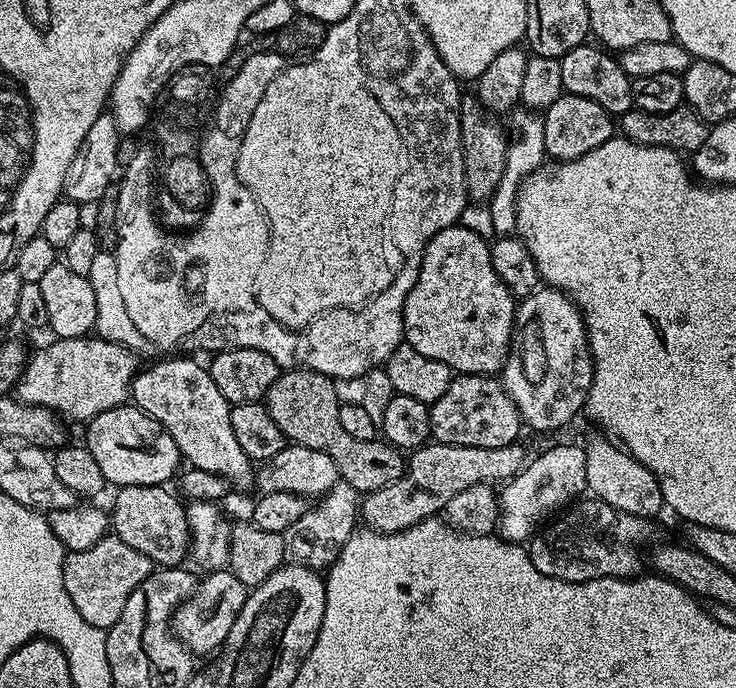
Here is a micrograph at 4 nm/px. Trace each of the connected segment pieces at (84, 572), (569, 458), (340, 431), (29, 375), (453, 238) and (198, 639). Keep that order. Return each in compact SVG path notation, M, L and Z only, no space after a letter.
M103 536L90 550L68 552L64 558L64 581L66 594L70 594L70 602L78 606L78 614L90 626L98 626L107 630L118 622L118 614L122 614L126 606L126 598L138 590L138 586L154 571L152 560L134 550L134 546L126 546L115 536Z
M579 443L577 445L556 444L553 448L546 449L541 456L536 456L533 460L531 457L520 473L501 487L504 489L499 489L498 535L500 539L519 545L531 541L534 533L549 517L559 513L565 506L571 505L581 495L579 492L583 493L587 486L586 454Z
M312 368L281 371L274 386L270 386L266 407L270 418L274 418L278 428L284 432L285 441L330 454L330 458L334 458L334 466L338 466L340 479L350 483L360 494L382 490L382 486L394 482L404 472L406 456L401 449L380 438L350 438L342 422L338 422L336 385L332 376L315 372Z
M99 338L53 339L51 343L31 353L14 388L15 395L24 403L49 408L69 421L87 422L129 399L132 380L138 371L136 353Z
M453 226L430 238L418 270L417 281L404 298L404 340L418 354L446 362L453 373L465 376L492 376L499 373L508 356L512 329L516 326L517 301L509 288L494 272L492 249L472 228Z
M227 570L210 572L203 578L205 580L197 583L195 590L176 607L176 613L172 615L172 635L182 641L196 658L219 649L230 634L249 594L249 589Z

